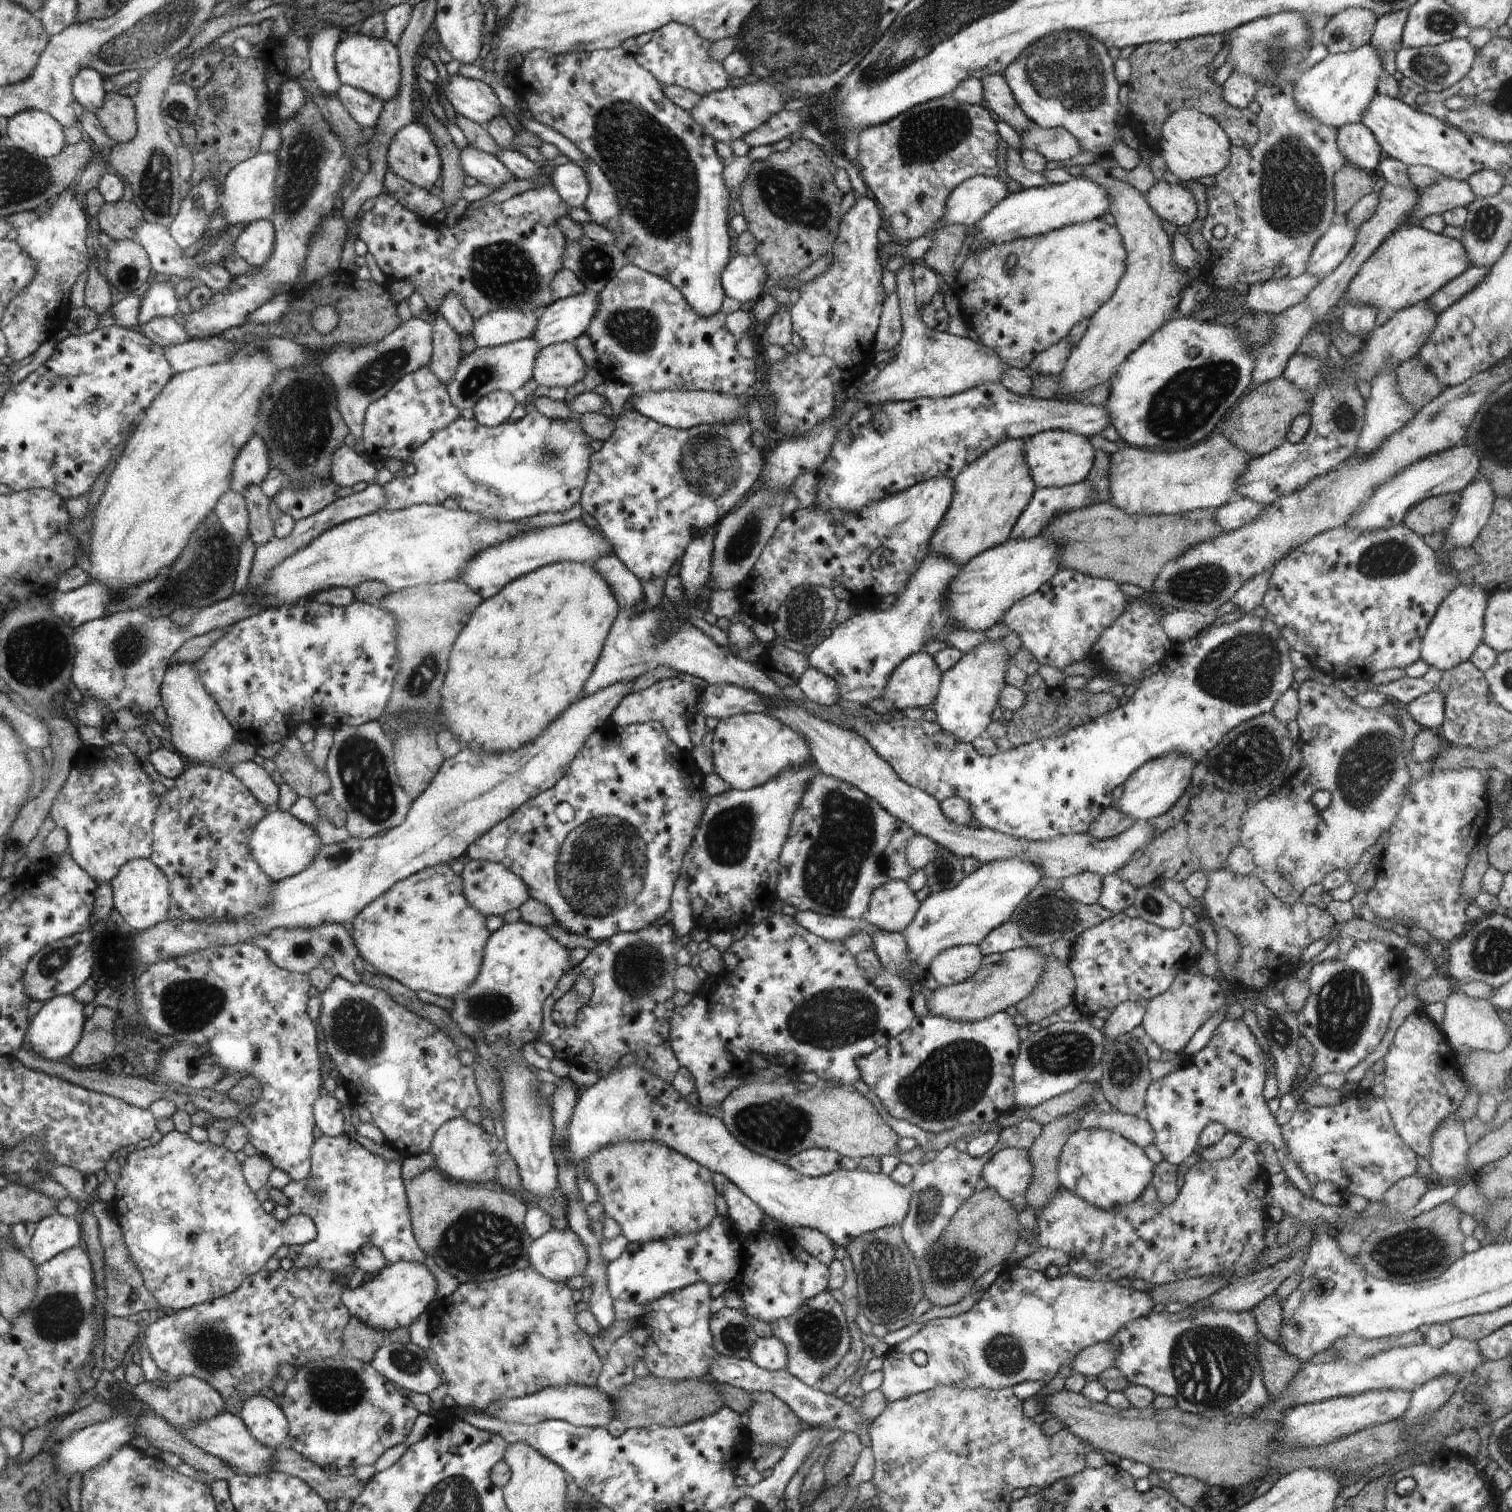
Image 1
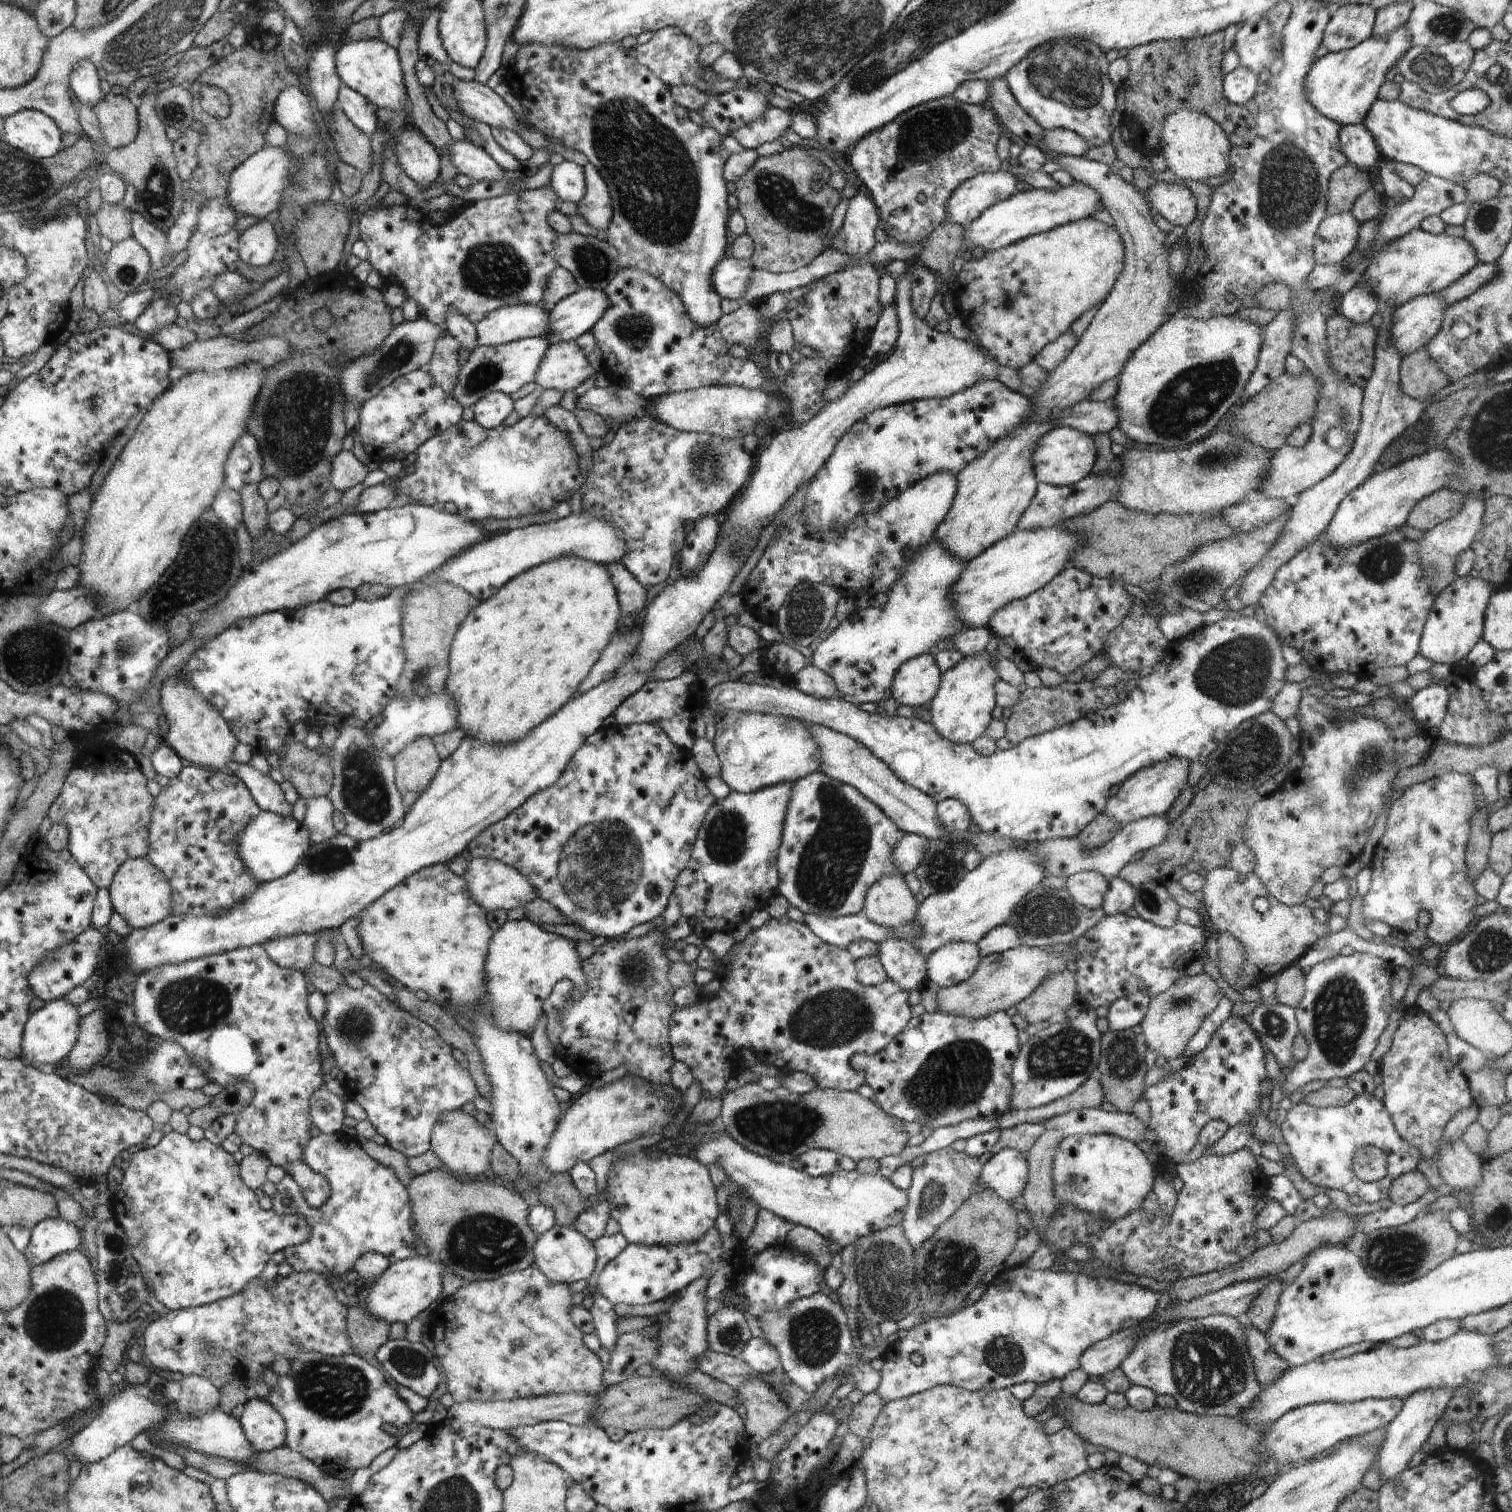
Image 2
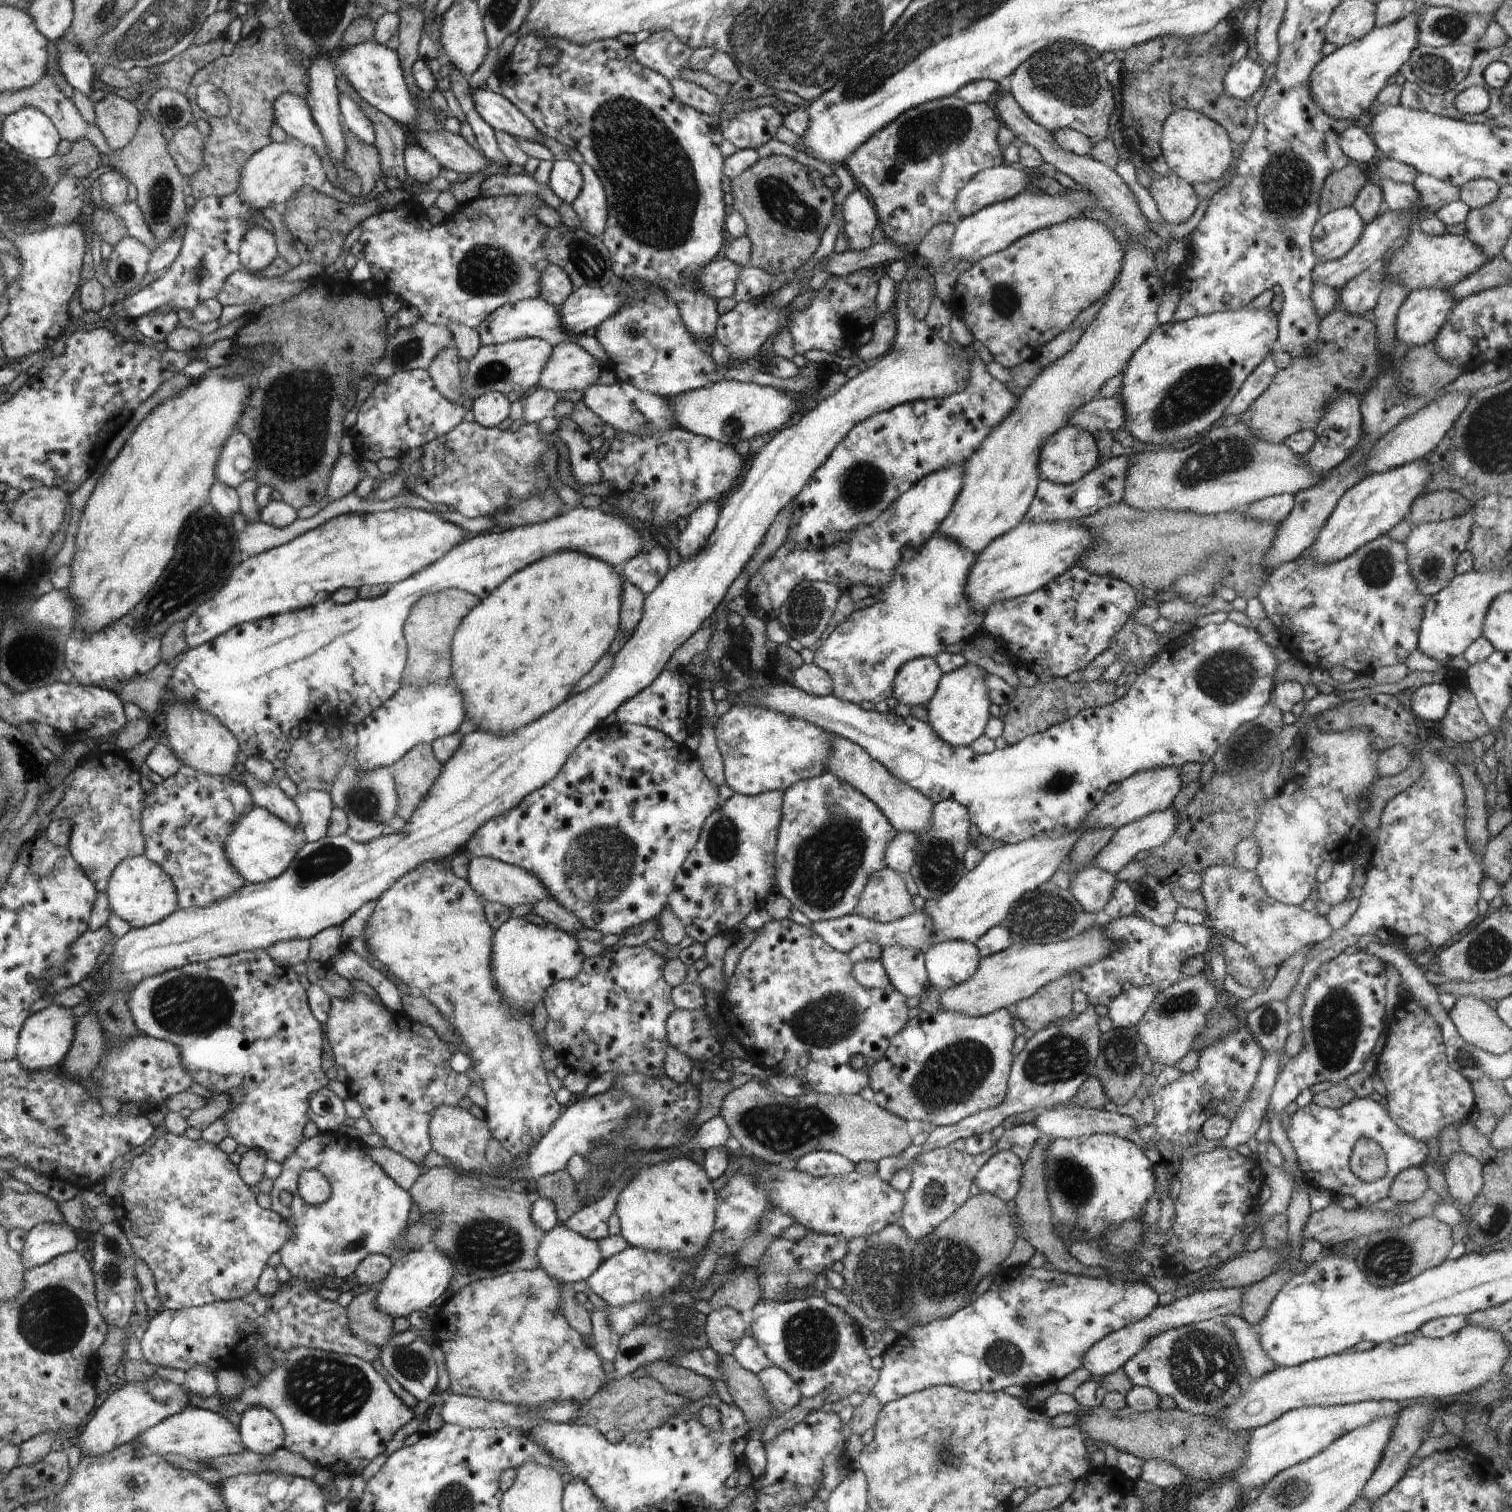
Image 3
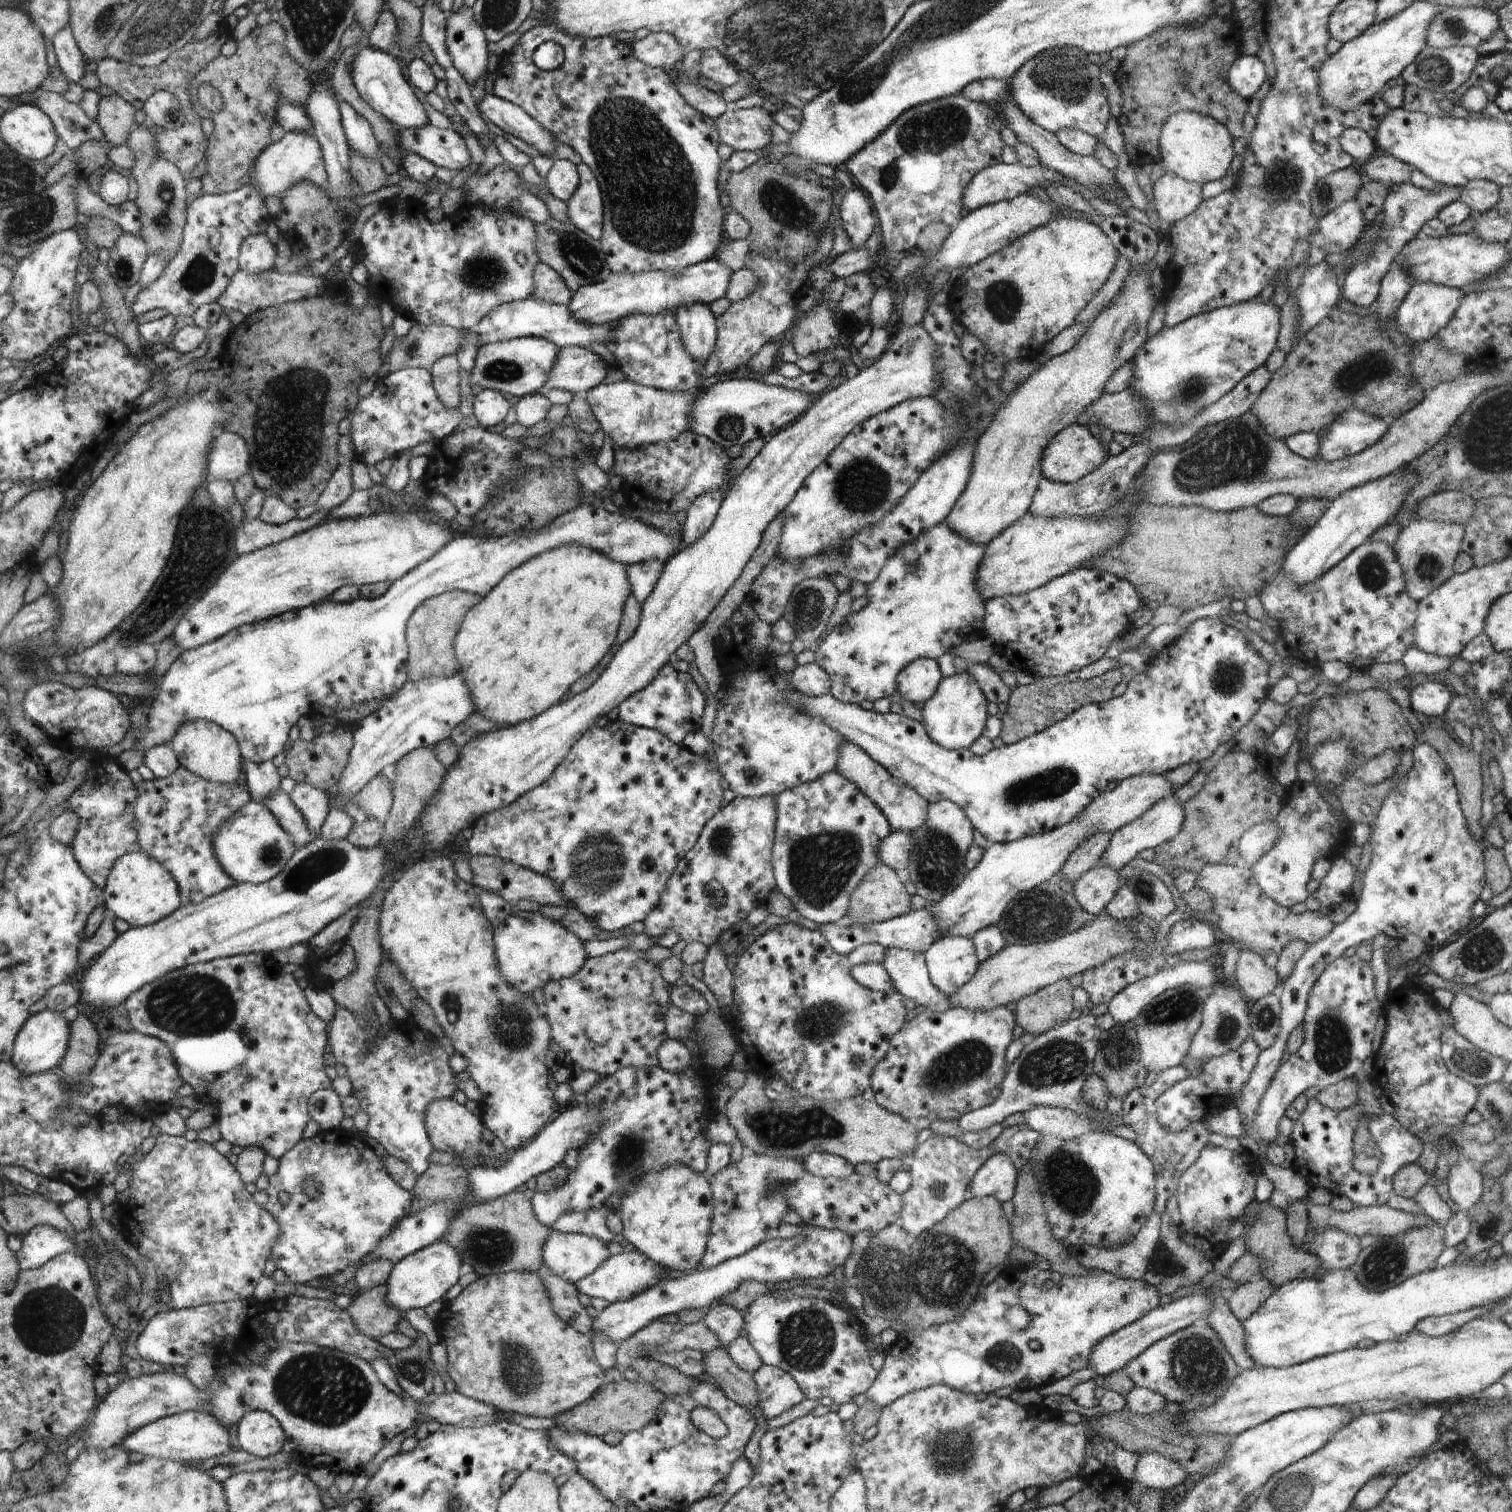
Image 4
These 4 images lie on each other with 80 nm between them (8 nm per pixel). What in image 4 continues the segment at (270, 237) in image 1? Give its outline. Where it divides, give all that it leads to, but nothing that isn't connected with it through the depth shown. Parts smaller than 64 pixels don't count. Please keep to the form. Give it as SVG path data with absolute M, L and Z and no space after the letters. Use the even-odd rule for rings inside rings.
M266 232L248 236L239 251L240 269L252 274L274 268L277 258L276 246L268 239Z

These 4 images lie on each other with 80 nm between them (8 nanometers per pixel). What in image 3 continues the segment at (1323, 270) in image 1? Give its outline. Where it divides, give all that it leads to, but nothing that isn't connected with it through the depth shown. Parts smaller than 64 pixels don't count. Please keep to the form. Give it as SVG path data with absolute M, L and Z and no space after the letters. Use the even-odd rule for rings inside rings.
M1354 207L1336 209L1320 216L1311 232L1316 258L1322 263L1341 259L1360 240L1364 227L1365 222Z

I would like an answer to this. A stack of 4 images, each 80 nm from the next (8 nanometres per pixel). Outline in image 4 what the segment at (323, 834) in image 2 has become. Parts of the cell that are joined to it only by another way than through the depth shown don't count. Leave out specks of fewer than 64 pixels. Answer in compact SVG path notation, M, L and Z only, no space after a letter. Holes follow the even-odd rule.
M298 783L289 794L294 806L302 813L311 836L321 836L321 828L331 809L329 794L306 783Z

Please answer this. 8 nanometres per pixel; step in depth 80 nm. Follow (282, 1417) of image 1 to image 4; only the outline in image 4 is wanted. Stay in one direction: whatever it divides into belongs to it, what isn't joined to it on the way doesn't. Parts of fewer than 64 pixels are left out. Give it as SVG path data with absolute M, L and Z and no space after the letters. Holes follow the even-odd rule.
M250 1411L238 1422L238 1448L257 1457L269 1457L282 1450L282 1425L266 1411Z

